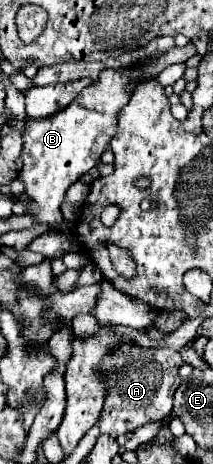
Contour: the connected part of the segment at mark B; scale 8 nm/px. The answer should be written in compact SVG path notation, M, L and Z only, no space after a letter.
M187 43L185 47L173 47L165 53L153 53L151 57L137 59L133 63L133 69L103 69L99 73L99 79L93 81L89 87L85 87L75 101L71 101L63 111L41 117L41 119L25 119L25 131L23 131L23 151L21 161L23 167L19 171L19 179L25 185L25 193L31 197L33 205L29 209L29 215L35 215L39 223L51 223L55 229L61 227L63 215L61 215L61 203L65 197L65 191L87 171L91 171L97 163L103 151L107 149L109 141L117 133L117 117L119 111L129 103L129 97L133 89L149 79L155 79L165 67L173 63L185 63L189 57L193 57L195 45Z

